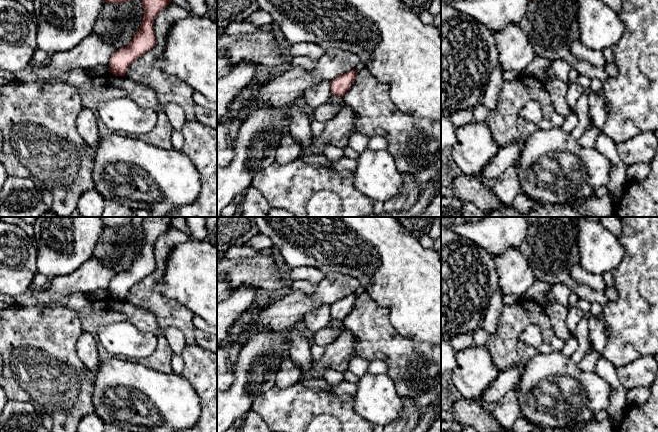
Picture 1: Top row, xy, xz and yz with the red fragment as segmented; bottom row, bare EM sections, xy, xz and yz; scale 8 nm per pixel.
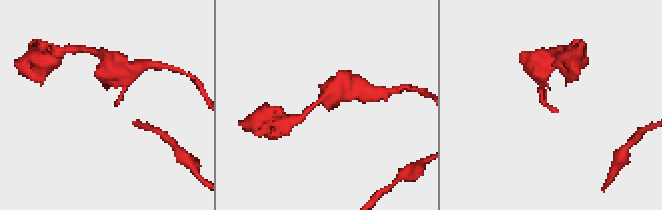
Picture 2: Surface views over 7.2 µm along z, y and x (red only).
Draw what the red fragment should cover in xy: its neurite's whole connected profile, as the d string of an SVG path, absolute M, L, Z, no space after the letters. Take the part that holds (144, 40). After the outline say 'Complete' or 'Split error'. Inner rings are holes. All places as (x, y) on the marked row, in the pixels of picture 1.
M142 0L144 17L139 30L134 34L129 45L117 50L110 58L109 72L117 76L125 76L130 65L150 51L156 45L154 20L171 0Z. Complete

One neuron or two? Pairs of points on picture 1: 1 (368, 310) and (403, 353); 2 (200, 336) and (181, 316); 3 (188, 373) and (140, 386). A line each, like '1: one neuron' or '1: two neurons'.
1: one neuron
2: two neurons
3: two neurons

